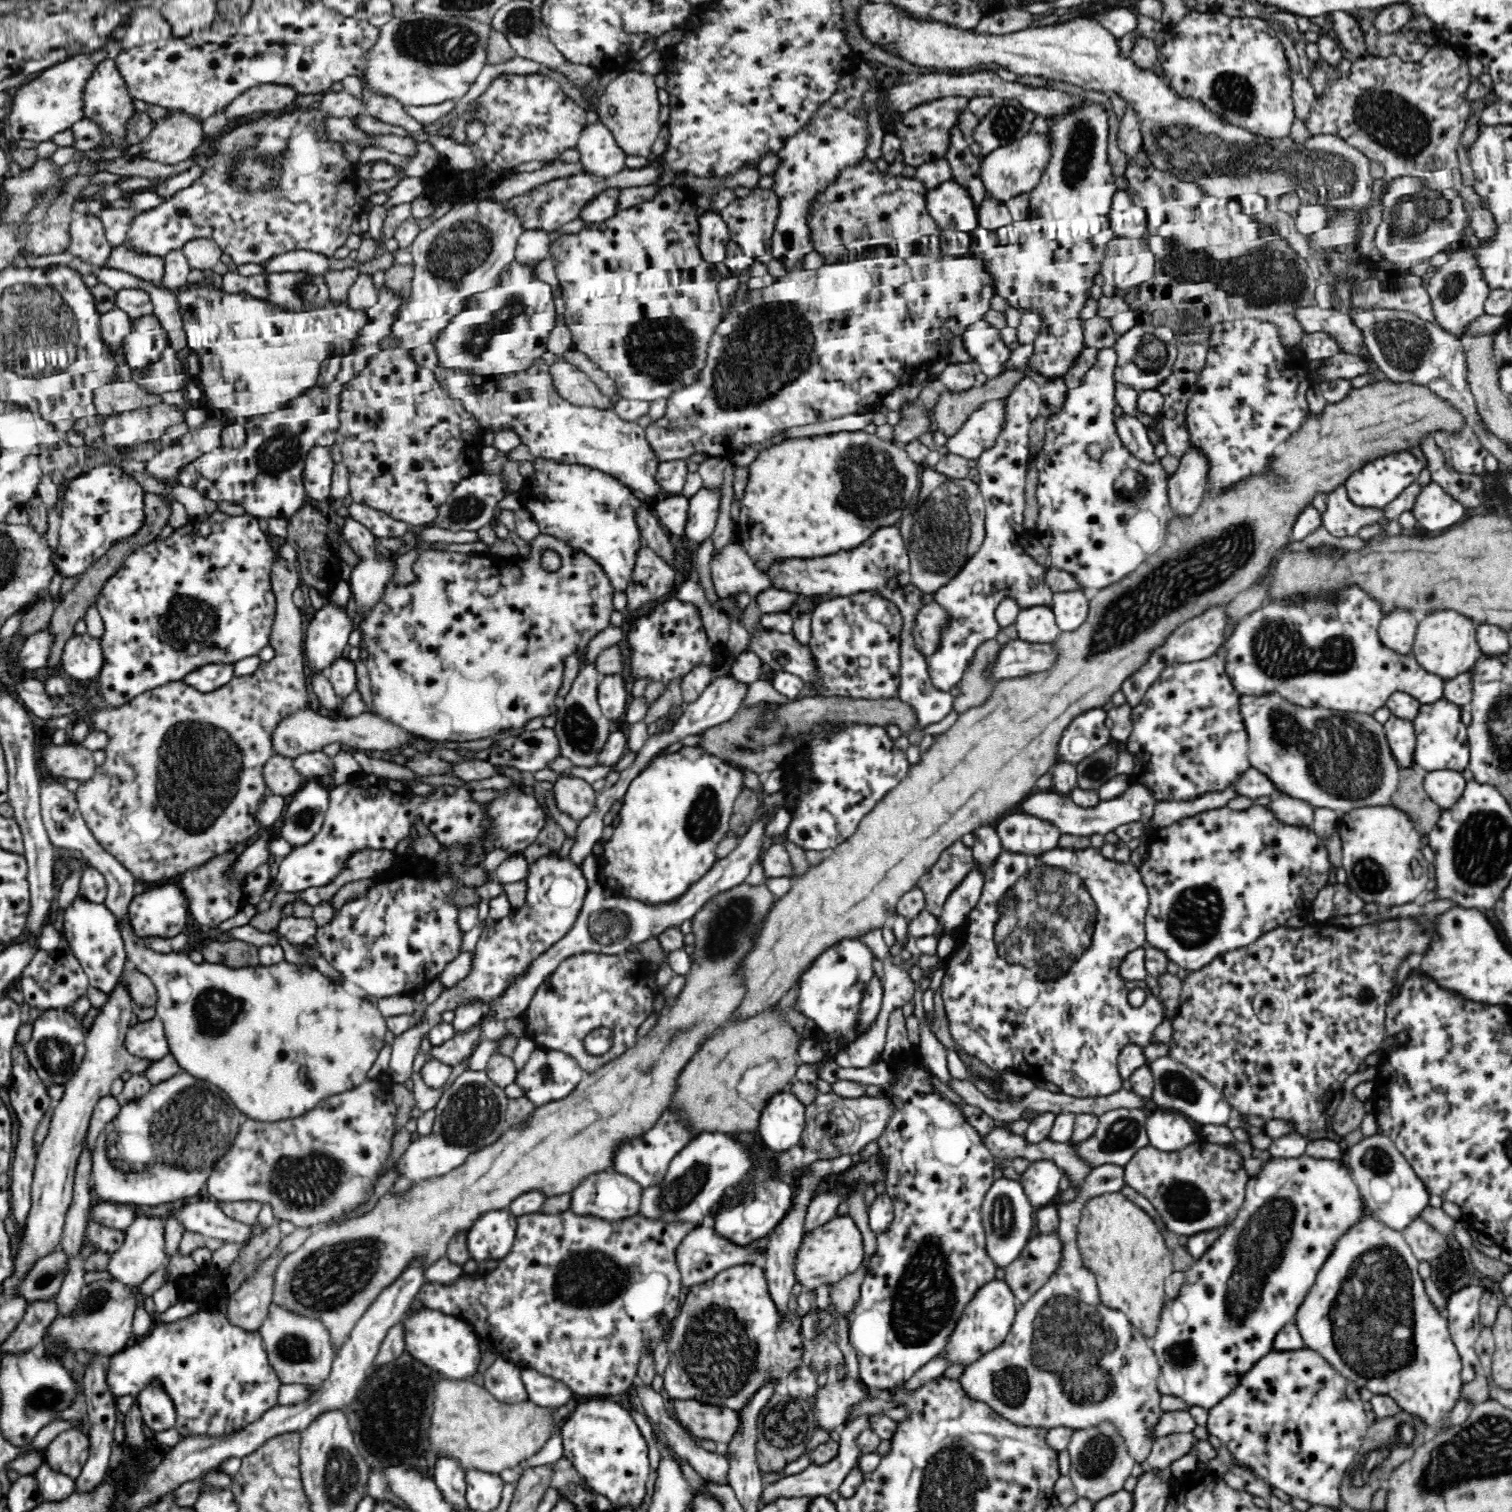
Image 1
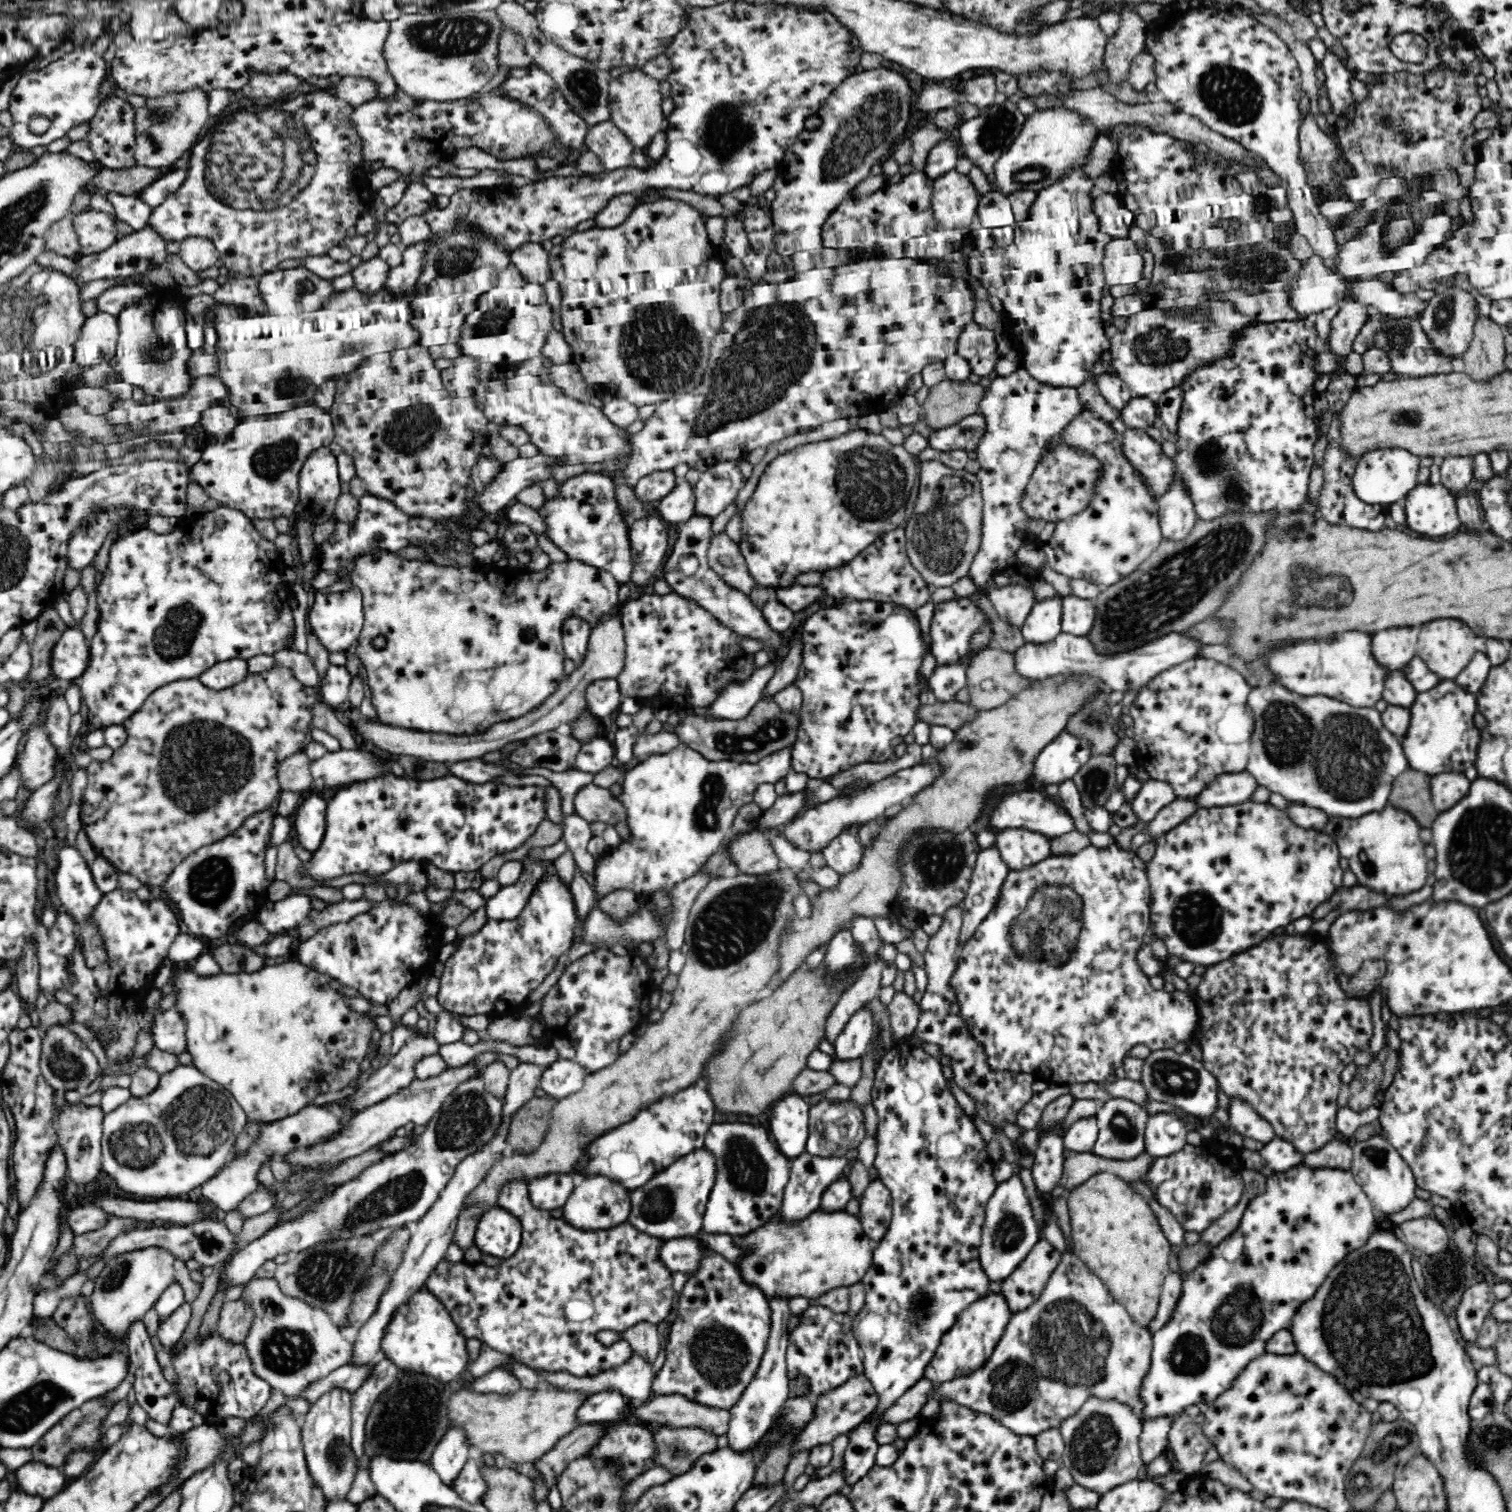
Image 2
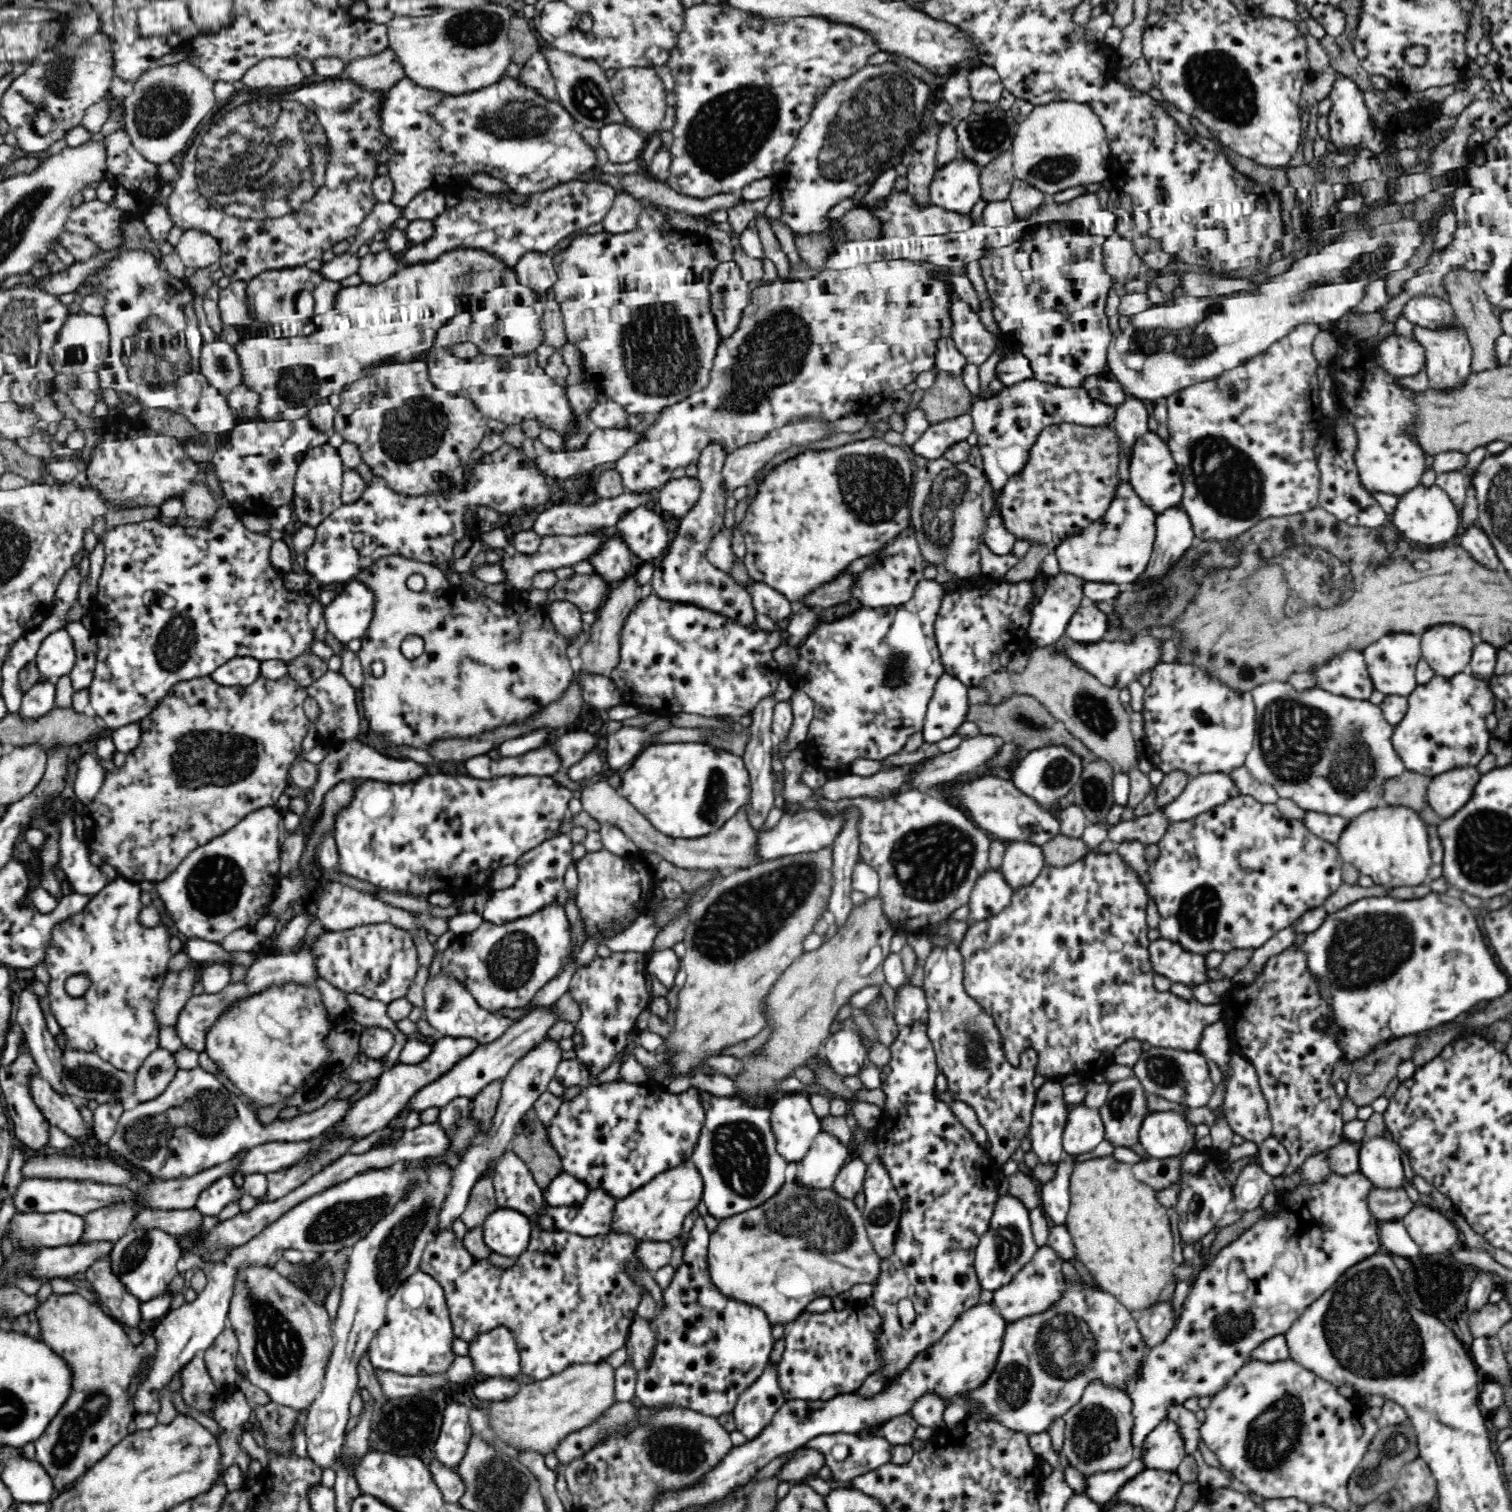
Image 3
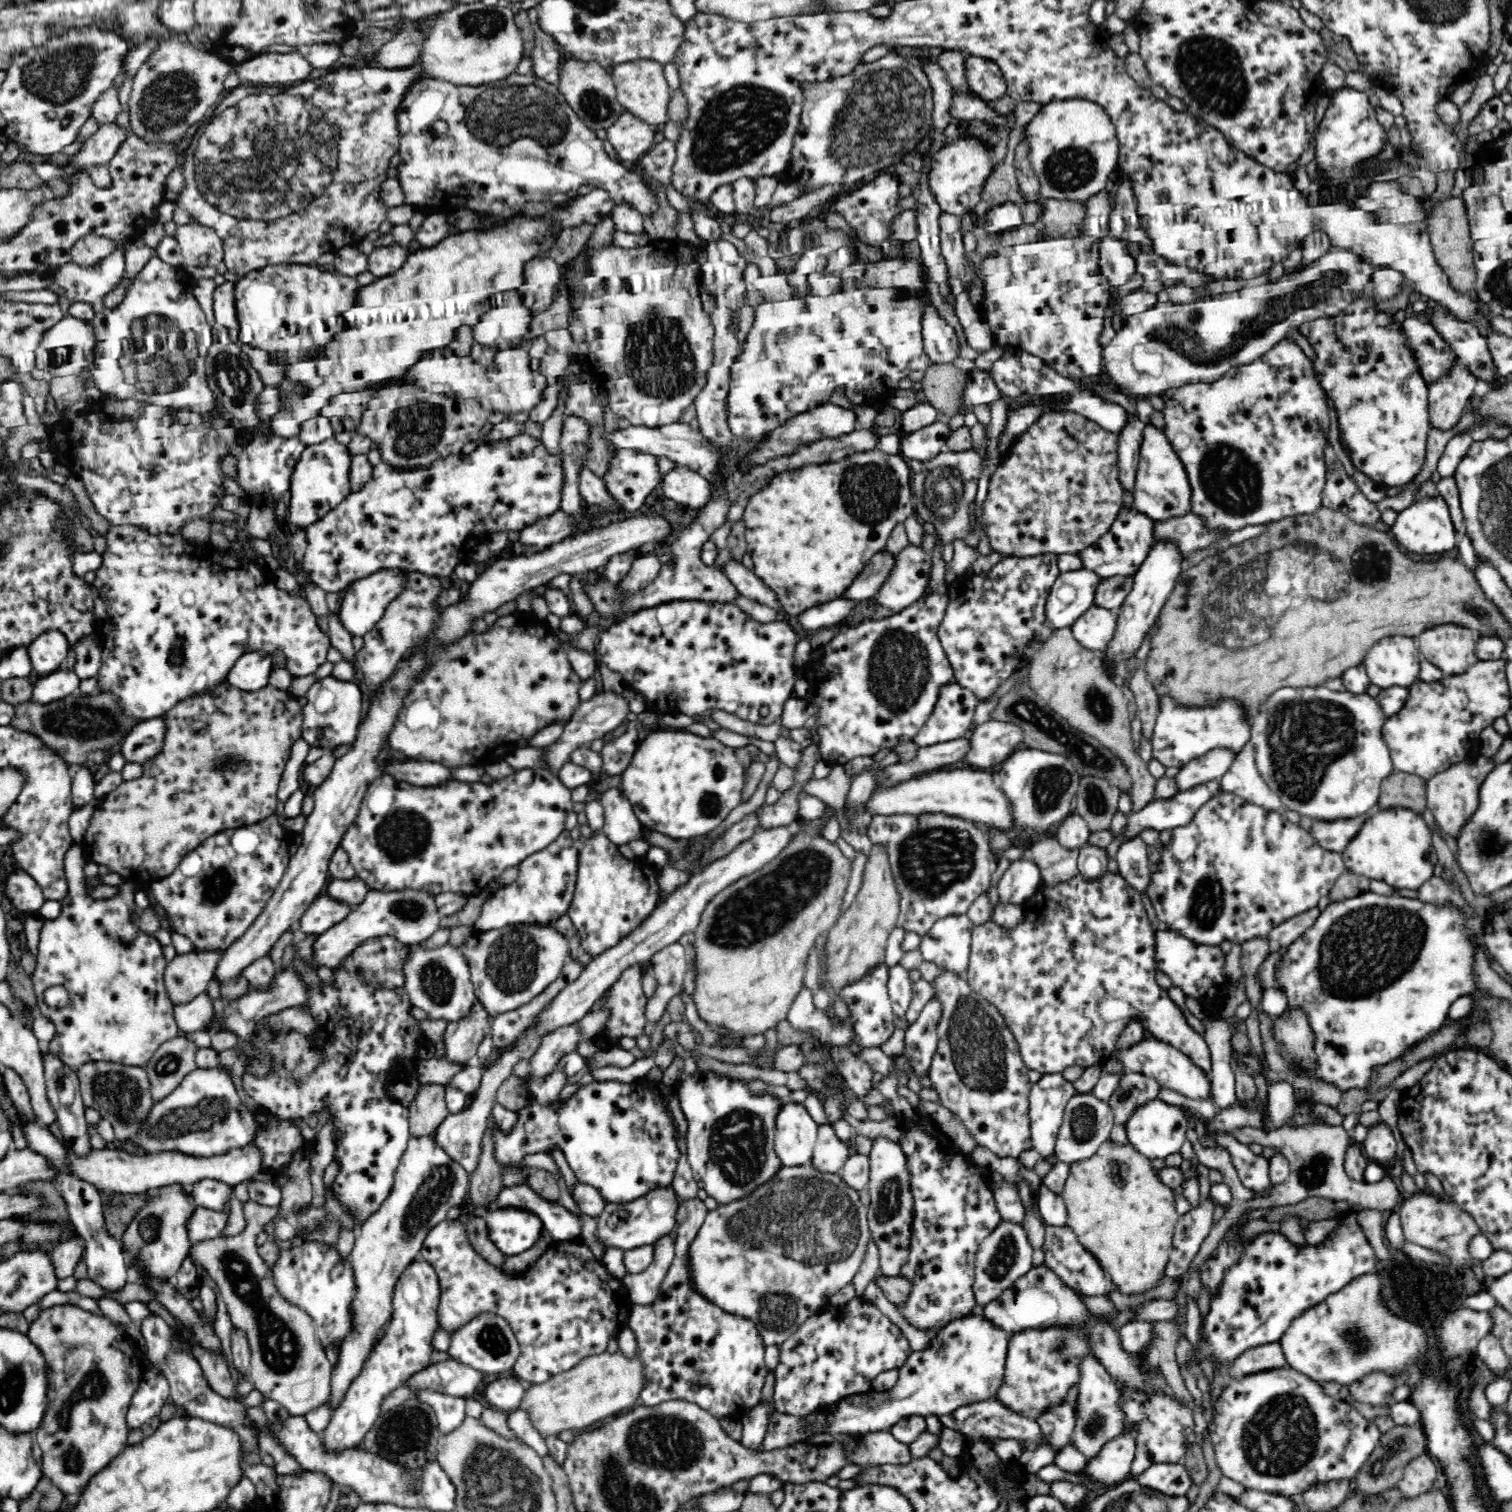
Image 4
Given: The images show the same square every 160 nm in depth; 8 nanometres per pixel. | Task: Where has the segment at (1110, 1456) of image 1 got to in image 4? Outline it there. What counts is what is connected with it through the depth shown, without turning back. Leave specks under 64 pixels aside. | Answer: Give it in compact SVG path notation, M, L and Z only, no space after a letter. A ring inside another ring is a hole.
M1086 1354L1078 1358L1079 1372L1078 1398L1075 1413L1076 1426L1071 1440L1076 1447L1086 1455L1086 1460L1092 1458L1101 1448L1121 1434L1124 1415L1117 1407L1119 1394L1115 1378L1106 1370L1106 1367L1093 1354Z

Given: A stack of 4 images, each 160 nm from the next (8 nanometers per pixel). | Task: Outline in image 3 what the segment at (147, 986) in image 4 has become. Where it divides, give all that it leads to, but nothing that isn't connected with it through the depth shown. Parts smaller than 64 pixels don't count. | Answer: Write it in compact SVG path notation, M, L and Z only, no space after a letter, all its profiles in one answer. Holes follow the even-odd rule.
M116 877L112 882L106 885L96 896L93 896L92 900L81 910L68 915L65 919L58 921L52 927L52 938L48 942L48 948L46 948L46 954L43 956L46 970L48 970L48 986L46 986L46 994L49 1004L49 1012L56 1018L61 1031L62 1038L64 1038L64 1049L73 1050L73 1052L86 1052L97 1054L103 1061L108 1061L116 1068L129 1072L136 1073L140 1068L140 1065L148 1058L149 1054L152 1054L159 1046L160 1032L162 1032L162 1023L158 1021L156 1014L156 1008L158 1007L158 994L164 984L164 980L169 970L169 960L173 953L170 951L170 938L172 935L169 933L168 928L162 924L162 926L156 926L156 928L144 928L140 926L138 922L138 912L142 908L142 901L140 901L141 889L134 881L130 881L121 877ZM78 974L86 974L86 978L90 980L90 987L86 988L86 992L82 996L70 996L66 991L66 980L72 978L72 976L78 976Z

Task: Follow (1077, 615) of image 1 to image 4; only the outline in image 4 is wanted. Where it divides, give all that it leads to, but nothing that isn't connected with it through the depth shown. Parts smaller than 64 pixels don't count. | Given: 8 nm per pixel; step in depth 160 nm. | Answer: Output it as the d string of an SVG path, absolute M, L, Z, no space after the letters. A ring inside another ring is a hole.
M1093 605L1072 624L1074 637L1083 647L1100 653L1113 637L1118 615L1119 609L1108 610Z

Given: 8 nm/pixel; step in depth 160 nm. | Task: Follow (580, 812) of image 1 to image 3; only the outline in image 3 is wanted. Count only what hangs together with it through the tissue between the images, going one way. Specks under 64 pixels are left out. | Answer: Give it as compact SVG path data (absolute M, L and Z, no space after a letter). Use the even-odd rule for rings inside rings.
M600 780L582 790L580 801L582 808L591 816L596 818L601 824L614 824L618 826L635 844L638 852L655 852L663 860L672 863L676 868L684 870L727 870L733 871L745 869L760 863L755 858L756 842L758 833L752 831L748 825L749 803L744 803L733 818L714 832L700 836L700 838L682 839L672 838L659 832L650 821L642 814L639 814L626 798L618 794L618 790L613 788L607 780Z

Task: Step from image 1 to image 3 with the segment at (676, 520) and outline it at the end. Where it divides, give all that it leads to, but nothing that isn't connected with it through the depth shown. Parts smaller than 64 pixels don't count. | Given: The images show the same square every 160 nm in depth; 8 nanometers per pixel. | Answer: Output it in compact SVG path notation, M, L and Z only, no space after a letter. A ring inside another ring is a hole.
M670 477L658 491L661 508L677 518L683 517L699 500L701 482L697 477Z

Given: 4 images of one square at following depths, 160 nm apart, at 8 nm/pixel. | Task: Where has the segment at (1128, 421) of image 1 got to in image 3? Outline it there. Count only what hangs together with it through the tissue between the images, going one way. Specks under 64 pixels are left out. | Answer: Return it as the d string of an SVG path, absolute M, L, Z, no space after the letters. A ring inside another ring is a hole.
M1150 429L1142 435L1142 438L1138 438L1136 446L1134 446L1129 473L1131 488L1134 489L1143 504L1153 510L1156 515L1162 514L1170 508L1181 508L1184 494L1182 475L1178 471L1170 447Z

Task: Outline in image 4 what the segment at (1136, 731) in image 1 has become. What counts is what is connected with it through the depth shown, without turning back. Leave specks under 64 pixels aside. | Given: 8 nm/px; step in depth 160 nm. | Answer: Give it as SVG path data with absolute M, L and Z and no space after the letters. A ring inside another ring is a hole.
M1164 696L1160 703L1162 706L1159 706L1151 743L1153 758L1166 768L1174 766L1181 769L1190 759L1217 746L1232 747L1238 754L1245 742L1251 738L1250 724L1243 720L1240 702L1224 700L1208 708L1179 708L1171 698Z

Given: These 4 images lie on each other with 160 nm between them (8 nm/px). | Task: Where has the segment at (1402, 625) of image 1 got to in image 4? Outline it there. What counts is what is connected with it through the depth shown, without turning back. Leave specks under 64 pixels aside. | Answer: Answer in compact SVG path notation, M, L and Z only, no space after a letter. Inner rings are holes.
M1411 635L1382 638L1370 648L1362 664L1371 684L1381 689L1387 686L1410 686L1418 679L1422 656Z

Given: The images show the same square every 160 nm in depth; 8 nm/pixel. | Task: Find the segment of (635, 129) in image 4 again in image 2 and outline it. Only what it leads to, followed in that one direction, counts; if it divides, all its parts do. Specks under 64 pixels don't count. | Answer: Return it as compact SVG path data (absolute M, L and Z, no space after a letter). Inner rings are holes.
M611 120L590 127L584 143L587 150L596 153L606 170L610 171L629 166L630 158L636 150L632 139Z

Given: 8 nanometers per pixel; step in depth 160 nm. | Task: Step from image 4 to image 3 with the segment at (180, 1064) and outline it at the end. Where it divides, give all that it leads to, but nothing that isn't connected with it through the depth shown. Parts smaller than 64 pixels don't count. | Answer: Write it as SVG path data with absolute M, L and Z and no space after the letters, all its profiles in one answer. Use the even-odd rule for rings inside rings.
M158 1047L140 1065L135 1073L136 1097L139 1102L148 1102L160 1096L171 1086L176 1072L180 1070L176 1055L166 1047Z

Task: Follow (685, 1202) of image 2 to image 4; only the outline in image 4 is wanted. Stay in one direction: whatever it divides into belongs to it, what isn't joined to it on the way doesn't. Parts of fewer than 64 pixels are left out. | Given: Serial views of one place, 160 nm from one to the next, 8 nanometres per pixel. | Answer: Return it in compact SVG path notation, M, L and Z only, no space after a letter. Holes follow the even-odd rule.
M672 1185L650 1190L650 1193L626 1204L607 1203L604 1212L596 1218L596 1238L608 1248L634 1250L634 1248L653 1245L662 1235L668 1234L675 1226L676 1192Z

